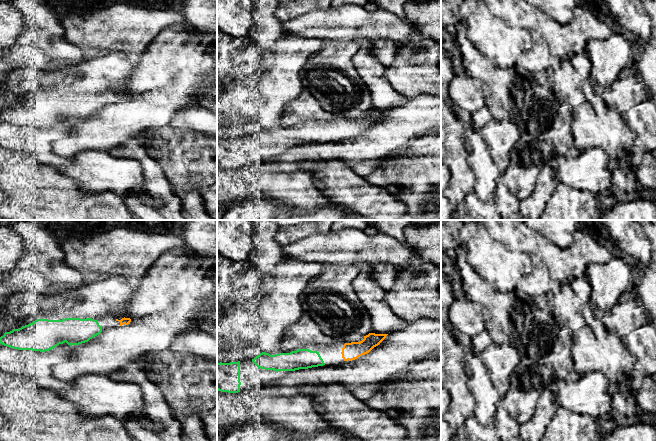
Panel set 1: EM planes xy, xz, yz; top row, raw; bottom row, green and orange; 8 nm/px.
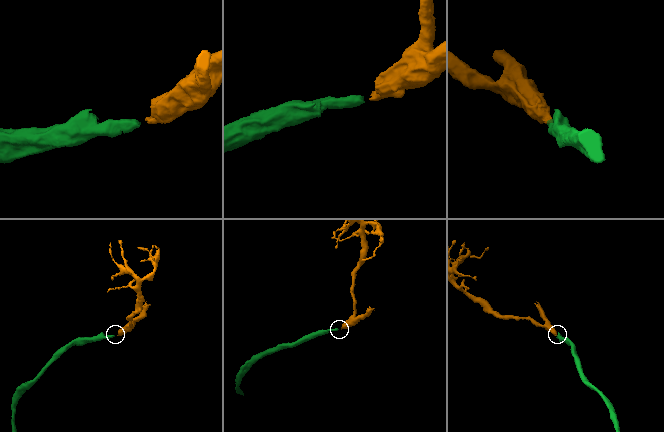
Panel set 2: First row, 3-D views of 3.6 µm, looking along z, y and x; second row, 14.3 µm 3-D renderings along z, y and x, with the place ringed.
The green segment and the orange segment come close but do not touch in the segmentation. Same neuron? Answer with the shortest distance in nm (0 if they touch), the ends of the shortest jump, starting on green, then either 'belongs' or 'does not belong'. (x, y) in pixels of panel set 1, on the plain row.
130 nm | xy (101, 104), (115, 97) | belongs

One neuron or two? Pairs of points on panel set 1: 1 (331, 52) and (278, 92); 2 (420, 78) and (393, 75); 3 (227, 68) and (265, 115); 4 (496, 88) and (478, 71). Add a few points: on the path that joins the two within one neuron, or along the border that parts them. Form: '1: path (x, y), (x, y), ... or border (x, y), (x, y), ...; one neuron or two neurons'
1: border (313, 55), (306, 63), (300, 76), (302, 89); two neurons
2: path (413, 75), (400, 75); one neuron
3: path (238, 79), (239, 92), (252, 105); one neuron
4: path (492, 84), (482, 74); one neuron

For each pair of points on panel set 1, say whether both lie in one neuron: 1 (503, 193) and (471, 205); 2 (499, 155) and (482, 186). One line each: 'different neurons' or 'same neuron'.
1: same neuron
2: different neurons

